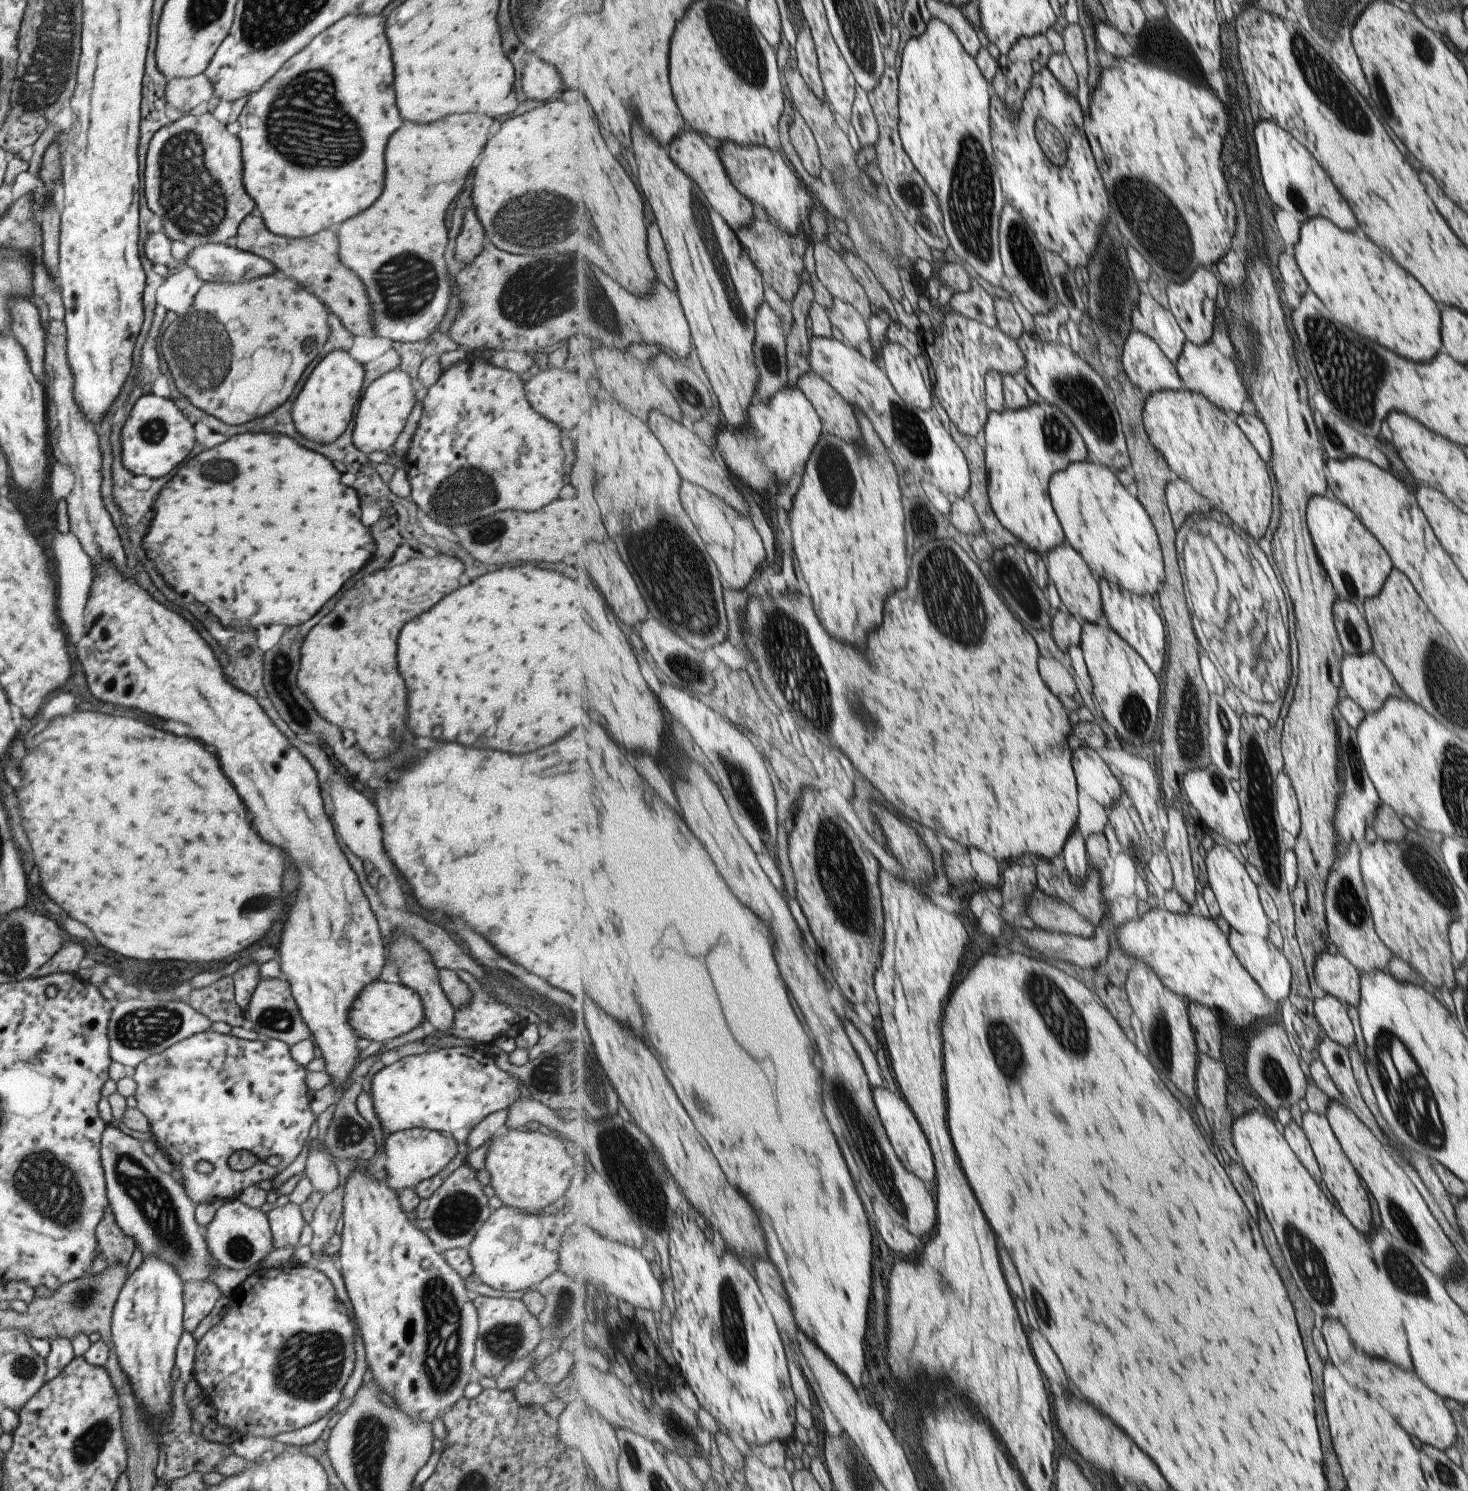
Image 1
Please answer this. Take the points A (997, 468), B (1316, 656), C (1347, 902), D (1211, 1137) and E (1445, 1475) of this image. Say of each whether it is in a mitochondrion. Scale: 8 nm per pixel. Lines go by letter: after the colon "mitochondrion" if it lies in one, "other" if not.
A: other
B: other
C: mitochondrion
D: other
E: mitochondrion

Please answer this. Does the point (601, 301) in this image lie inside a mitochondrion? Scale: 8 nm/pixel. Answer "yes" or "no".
yes

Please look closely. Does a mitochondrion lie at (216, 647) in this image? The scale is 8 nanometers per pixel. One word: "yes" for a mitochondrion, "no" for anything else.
no

